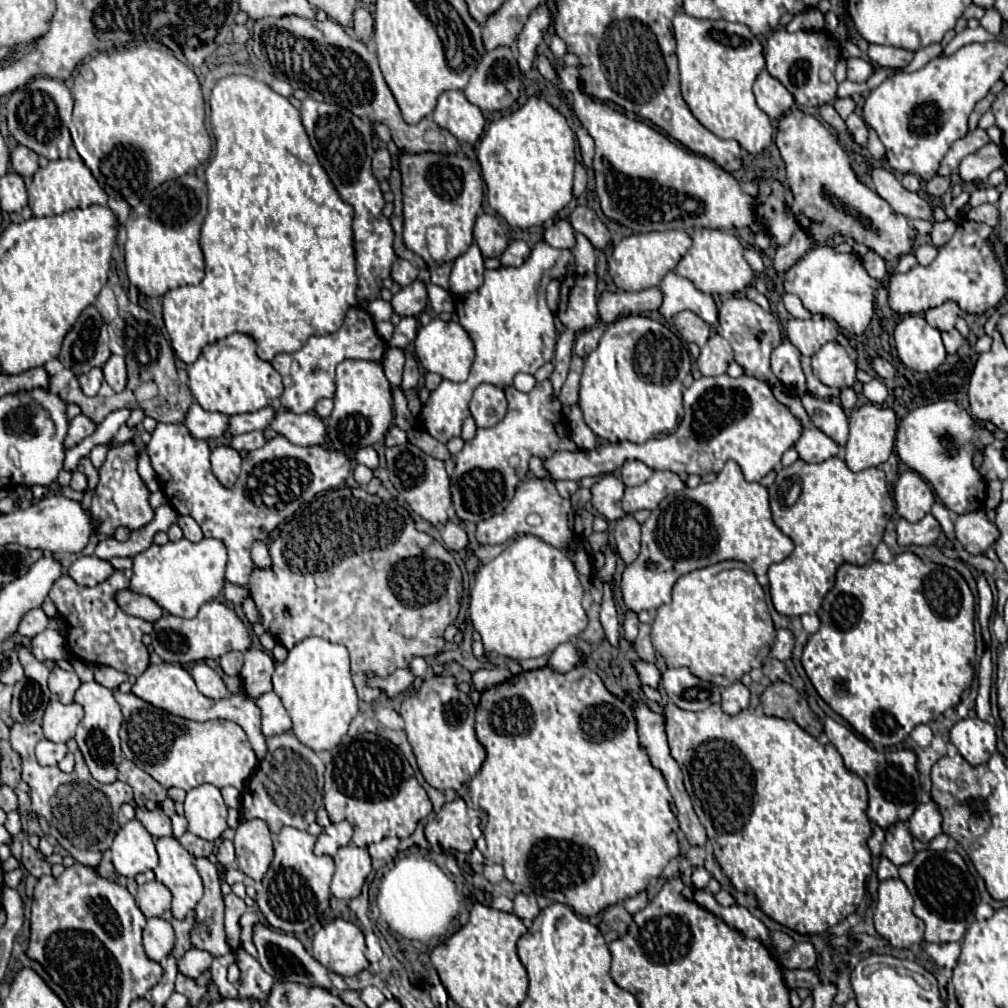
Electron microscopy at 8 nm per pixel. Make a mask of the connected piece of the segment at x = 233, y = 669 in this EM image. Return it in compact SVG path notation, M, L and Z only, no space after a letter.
M227 652L227 654L223 654L219 658L219 664L221 664L225 674L239 676L241 674L241 666L243 666L243 654L241 652Z

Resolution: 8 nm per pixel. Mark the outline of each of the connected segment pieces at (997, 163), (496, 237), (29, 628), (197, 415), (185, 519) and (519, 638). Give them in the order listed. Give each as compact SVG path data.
M989 144L989 146L983 146L981 150L965 156L959 164L959 176L965 180L965 182L973 182L973 180L987 180L987 176L1001 168L1001 164L1005 162L1005 156L1003 156L1003 150L997 146L997 144Z
M481 214L477 218L473 234L475 234L477 246L481 248L483 258L499 258L509 244L507 232L501 226L499 218L495 218L491 214Z
M35 608L35 610L29 610L27 614L25 614L25 618L21 620L21 624L19 624L19 634L23 634L23 636L27 636L27 638L33 638L35 634L39 634L41 630L45 630L47 626L49 626L49 618L47 618L47 614L41 610L41 608Z
M195 402L187 412L185 426L189 428L191 436L195 436L195 438L203 438L203 440L219 438L229 430L229 416L217 414L217 412L207 412Z
M179 516L179 522L177 522L177 524L181 526L181 530L183 530L183 534L185 534L187 540L191 540L191 542L199 542L199 540L203 538L199 524L197 524L191 516Z
M527 534L515 540L509 548L505 548L495 560L491 560L485 566L479 566L479 572L475 574L475 582L471 588L469 616L473 628L483 638L485 650L497 652L513 660L539 658L551 654L561 642L579 636L587 628L587 614L581 606L583 594L585 590L569 556L563 550L543 542L541 538Z

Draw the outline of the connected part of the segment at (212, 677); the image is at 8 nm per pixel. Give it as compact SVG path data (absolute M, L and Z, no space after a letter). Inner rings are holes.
M197 662L193 668L191 668L191 676L199 688L201 694L205 694L207 698L213 698L213 700L219 700L219 698L225 698L229 696L221 676L211 668L207 666L205 662Z

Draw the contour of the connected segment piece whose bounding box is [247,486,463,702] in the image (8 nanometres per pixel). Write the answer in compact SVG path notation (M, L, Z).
M337 488L337 490L331 490L319 498L315 498L313 502L309 502L309 506L301 508L291 522L285 524L285 528L281 530L281 534L271 542L269 546L269 554L271 554L271 560L273 560L273 566L269 570L259 570L255 568L253 574L251 574L251 580L247 584L257 608L259 608L259 614L261 614L261 622L265 626L265 630L269 634L275 636L277 642L281 642L287 650L293 648L297 642L301 642L303 638L307 636L319 636L319 638L325 638L329 642L335 642L335 644L343 644L349 654L351 654L351 676L353 676L353 684L355 684L355 690L359 694L359 698L363 702L373 702L381 690L373 690L367 686L367 674L375 674L375 676L389 676L391 672L395 672L397 668L407 668L407 664L411 662L411 658L415 656L435 656L443 650L445 646L445 640L443 640L443 632L449 624L455 622L457 614L459 614L459 608L461 608L461 592L463 592L463 574L461 574L461 568L457 566L453 554L449 550L445 550L435 538L431 538L429 534L425 532L419 532L415 528L415 522L411 518L411 514L407 514L407 520L405 520L405 514L397 512L395 506L393 506L393 500L391 500L391 506L389 506L389 500L383 500L381 496L375 496L375 494L367 494L363 488Z

